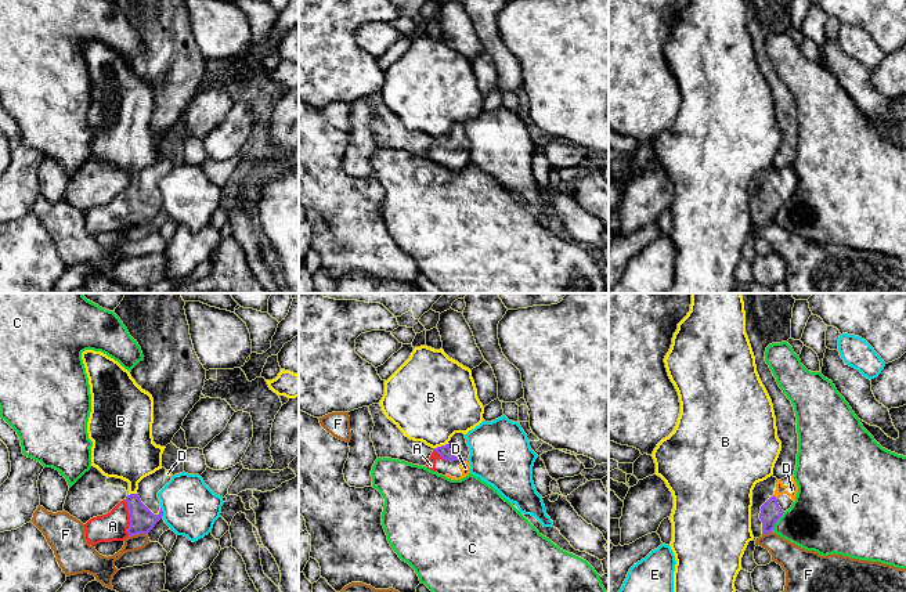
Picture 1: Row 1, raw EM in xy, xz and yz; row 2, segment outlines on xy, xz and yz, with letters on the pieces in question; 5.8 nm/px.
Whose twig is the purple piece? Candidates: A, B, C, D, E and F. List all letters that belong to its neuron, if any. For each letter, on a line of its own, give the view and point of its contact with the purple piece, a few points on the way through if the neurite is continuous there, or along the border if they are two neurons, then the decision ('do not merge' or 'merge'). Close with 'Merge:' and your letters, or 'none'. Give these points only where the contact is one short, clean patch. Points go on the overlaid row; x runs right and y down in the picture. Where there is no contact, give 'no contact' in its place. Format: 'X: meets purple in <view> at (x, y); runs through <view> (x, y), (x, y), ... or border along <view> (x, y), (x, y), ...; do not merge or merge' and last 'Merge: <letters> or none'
A: meets purple in xy at (130, 518); runs through xy (143, 520), (130, 518), (112, 526); merge
B: meets purple in xz at (441, 446); border along xz (447, 443), (435, 448); do not merge
C: meets purple in yz at (776, 522); border along yz (784, 512), (772, 530); do not merge
D: meets purple in yz at (775, 498); runs through yz (771, 512), (771, 504), (775, 498), (782, 490), (791, 490); merge
E: meets purple in xy at (162, 512); border along xy (161, 506), (162, 518); do not merge
F: meets purple in xy at (137, 533); border along xy (145, 533), (129, 537); do not merge
Merge: A, D

